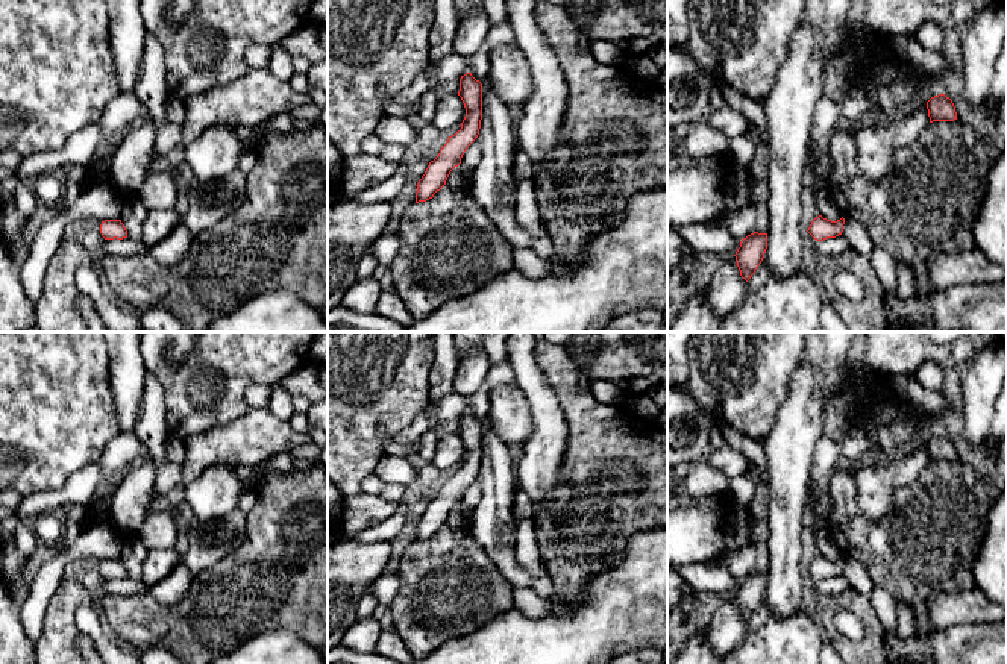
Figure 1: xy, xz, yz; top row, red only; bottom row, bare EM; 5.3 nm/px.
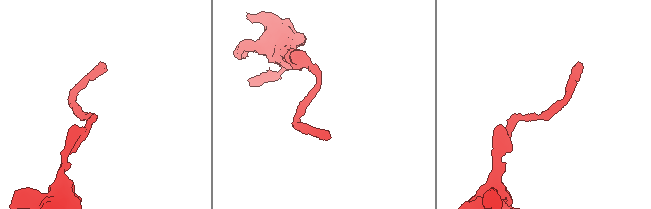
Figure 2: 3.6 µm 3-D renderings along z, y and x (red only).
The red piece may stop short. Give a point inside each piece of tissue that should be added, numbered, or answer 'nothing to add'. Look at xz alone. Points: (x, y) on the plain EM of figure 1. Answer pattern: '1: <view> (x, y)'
nothing to add

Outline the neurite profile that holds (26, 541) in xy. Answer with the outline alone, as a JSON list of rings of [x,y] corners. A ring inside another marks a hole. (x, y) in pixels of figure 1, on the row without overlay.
[[[23,521],[18,523],[18,526],[14,531],[14,540],[15,547],[24,553],[26,556],[30,556],[32,552],[38,547],[39,541],[35,535],[35,529],[26,526]]]

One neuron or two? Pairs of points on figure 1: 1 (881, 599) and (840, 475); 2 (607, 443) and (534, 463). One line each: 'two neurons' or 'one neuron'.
1: two neurons
2: two neurons

